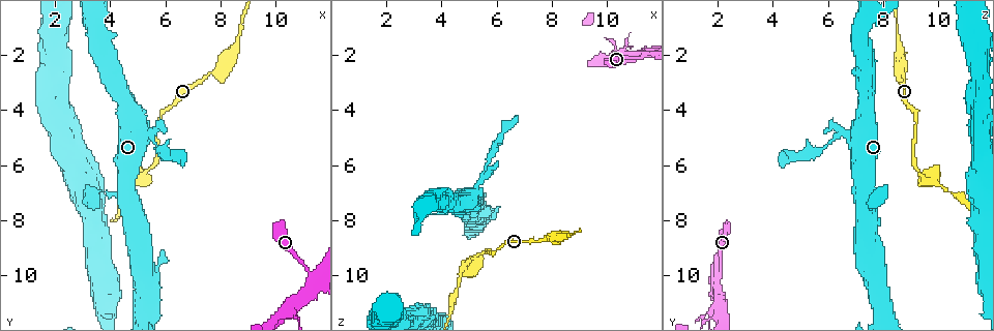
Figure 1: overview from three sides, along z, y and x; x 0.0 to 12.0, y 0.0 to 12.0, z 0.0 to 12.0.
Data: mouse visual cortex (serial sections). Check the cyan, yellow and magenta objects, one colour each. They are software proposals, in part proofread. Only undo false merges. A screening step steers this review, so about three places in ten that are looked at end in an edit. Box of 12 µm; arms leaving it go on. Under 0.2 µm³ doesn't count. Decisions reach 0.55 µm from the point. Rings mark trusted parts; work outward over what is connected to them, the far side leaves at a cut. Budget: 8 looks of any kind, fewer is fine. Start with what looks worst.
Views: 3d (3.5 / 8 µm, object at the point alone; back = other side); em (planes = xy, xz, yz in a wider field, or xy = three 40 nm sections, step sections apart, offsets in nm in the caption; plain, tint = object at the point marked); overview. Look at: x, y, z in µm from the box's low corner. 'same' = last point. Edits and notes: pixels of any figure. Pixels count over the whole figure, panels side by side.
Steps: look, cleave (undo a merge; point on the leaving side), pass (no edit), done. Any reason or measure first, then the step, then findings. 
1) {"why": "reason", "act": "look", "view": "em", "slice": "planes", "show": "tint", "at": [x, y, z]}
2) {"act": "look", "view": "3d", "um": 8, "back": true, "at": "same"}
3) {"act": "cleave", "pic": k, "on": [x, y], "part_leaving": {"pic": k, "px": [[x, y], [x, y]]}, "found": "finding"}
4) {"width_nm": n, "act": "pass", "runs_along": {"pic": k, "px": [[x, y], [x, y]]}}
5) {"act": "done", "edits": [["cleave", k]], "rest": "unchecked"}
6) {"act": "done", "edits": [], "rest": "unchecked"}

{"why": "side arm on a straight run", "act": "look", "view": "3d", "um": 8, "back": true, "at": [11.3, 9.9, 2.1]}

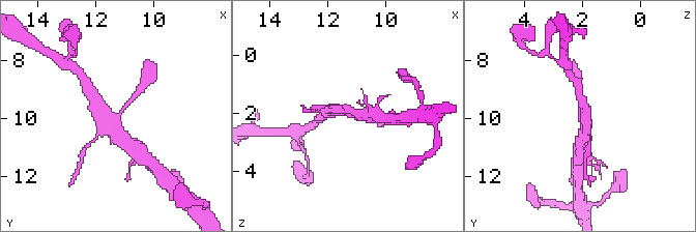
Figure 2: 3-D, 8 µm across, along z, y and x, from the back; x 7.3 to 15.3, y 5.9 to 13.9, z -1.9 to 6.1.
{"why": "closer look", "act": "look", "view": "3d", "um": 3.5, "at": [11.4, 10.0, 2.0]}

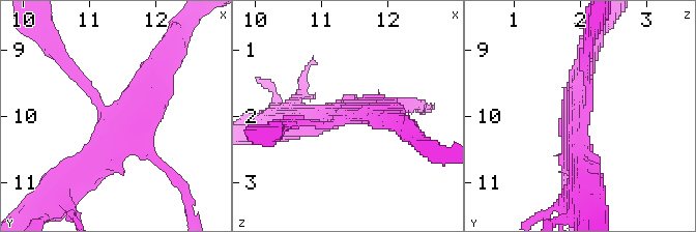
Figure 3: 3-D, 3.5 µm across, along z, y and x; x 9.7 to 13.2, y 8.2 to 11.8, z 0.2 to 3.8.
{"act": "look", "view": "em", "slice": "xy", "step": 3, "show": "tint", "at": [11.35, 10.05, 2.05]}

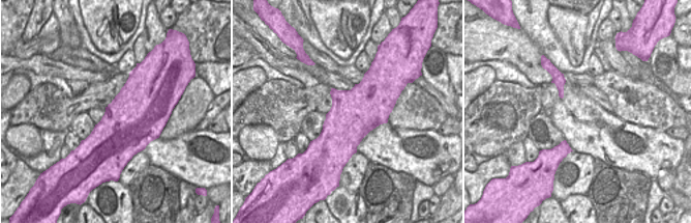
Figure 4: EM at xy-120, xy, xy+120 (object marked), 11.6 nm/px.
{"act": "pass", "runs_along": {"pic": 3, "px": [[67, 62], [112, 116], [78, 173]]}, "found": "continuous, no second cell"}

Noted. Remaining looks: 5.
{"why": "calibre changes", "act": "look", "view": "3d", "um": 8, "back": true, "at": [5.6, 5.2, 6.1]}

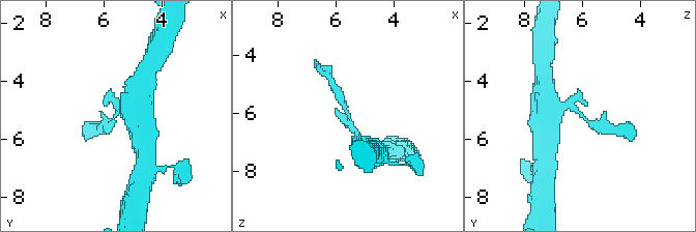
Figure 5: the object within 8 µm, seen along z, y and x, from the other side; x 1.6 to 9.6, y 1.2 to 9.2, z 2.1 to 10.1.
{"why": "now the EM", "act": "look", "view": "em", "slice": "xy", "step": 2, "show": "tint", "at": [5.6, 5.1, 6.2]}

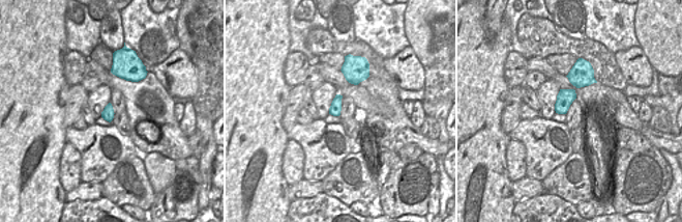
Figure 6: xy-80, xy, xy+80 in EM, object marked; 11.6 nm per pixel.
{"act": "pass", "runs_along": {"pic": 5, "px": [[358, 141], [338, 94]]}, "found": "continuous, no second cell"}

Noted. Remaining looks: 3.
{"why": "thick turns thin", "act": "look", "view": "3d", "um": 3.5, "back": true, "at": [7.6, 2.7, 8.7]}

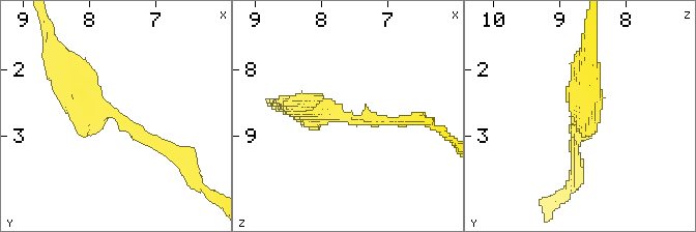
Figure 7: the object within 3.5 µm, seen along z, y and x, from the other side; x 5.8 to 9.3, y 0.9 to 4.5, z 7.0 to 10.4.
{"arm_widths_nm": [150, 400], "act": "look", "view": "em", "slice": "xy", "step": 1, "show": "tint", "at": [7.60, 2.70, 8.70]}

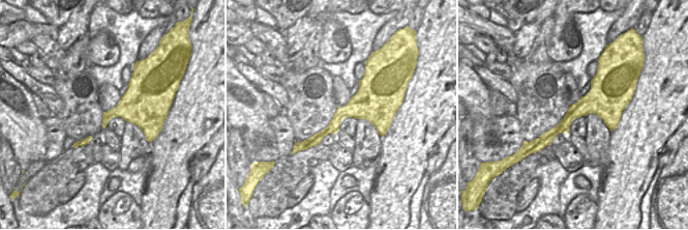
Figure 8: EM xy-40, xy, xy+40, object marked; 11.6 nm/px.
{"act": "pass", "runs_along": {"pic": 8, "px": [[618, 108], [580, 108], [538, 141]]}, "found": "one cell here"}

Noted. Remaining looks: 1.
{"act": "done", "edits": [], "rest": "unchecked"}

